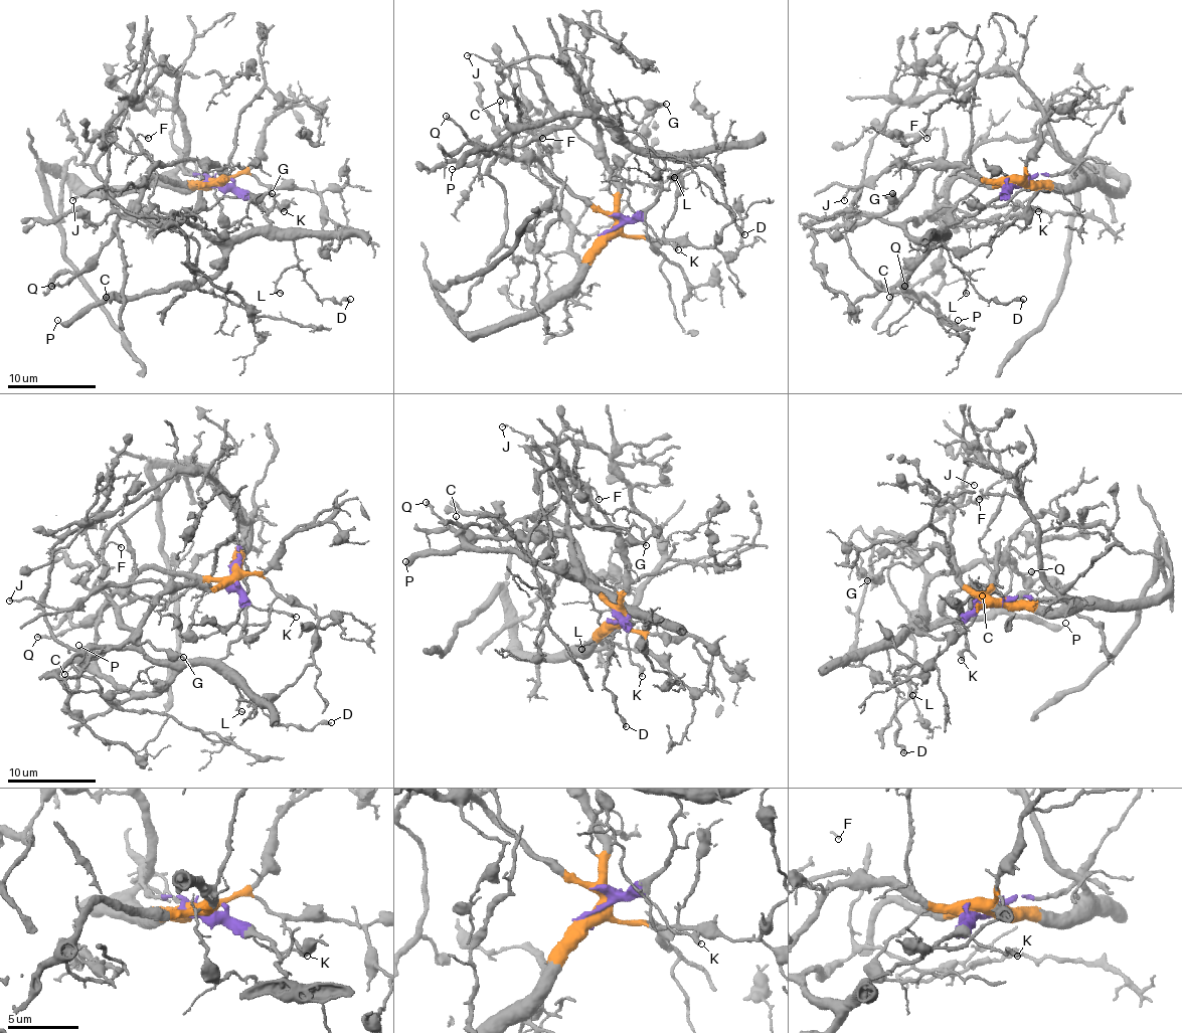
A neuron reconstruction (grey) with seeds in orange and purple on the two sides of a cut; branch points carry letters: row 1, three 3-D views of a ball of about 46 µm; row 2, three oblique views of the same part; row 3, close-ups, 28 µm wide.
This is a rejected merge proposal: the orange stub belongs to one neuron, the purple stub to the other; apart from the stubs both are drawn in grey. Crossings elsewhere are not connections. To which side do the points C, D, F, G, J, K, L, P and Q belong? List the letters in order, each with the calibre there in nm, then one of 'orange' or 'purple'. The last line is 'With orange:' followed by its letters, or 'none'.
C: calibre 80 nm; purple
D: calibre 320 nm; purple
F: calibre 120 nm; orange
G: calibre 240 nm; orange
J: calibre 130 nm; orange
K: calibre 320 nm; purple
L: calibre 200 nm; purple
P: calibre 200 nm; purple
Q: calibre 240 nm; orange
With orange: F, G, J, Q

